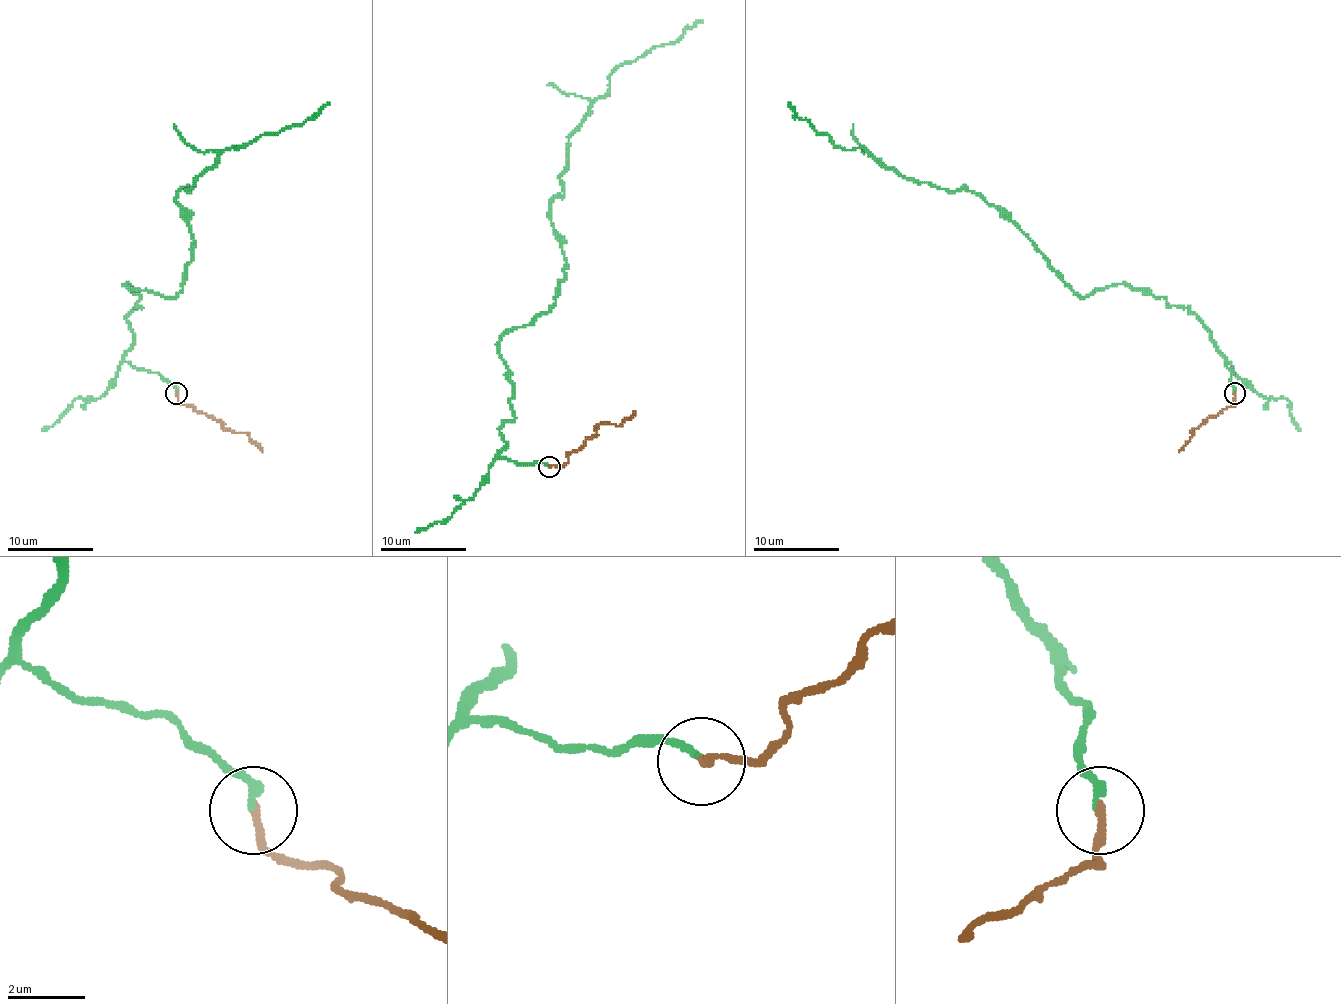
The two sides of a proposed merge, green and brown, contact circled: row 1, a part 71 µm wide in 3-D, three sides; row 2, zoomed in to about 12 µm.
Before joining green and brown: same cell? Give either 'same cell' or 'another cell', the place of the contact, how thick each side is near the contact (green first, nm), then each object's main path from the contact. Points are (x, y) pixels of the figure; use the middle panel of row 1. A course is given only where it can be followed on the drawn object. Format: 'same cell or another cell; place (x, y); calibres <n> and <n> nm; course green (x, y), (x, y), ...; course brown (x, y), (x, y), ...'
same cell; place (549, 467); calibres 180 and 220 nm; course green (549, 465), (497, 456), (514, 417), (499, 344), (555, 303), (566, 145), (620, 65), (702, 20); course brown (549, 467), (564, 465), (601, 424), (618, 426), (635, 411)

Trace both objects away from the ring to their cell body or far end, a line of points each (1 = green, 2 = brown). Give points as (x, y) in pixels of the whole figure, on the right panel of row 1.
1: (1233, 394), (1224, 355), (1185, 307), (1125, 284), (1084, 296), (978, 195), (844, 150), (788, 102)
2: (1235, 394), (1233, 405), (1192, 430), (1194, 433), (1179, 452)

